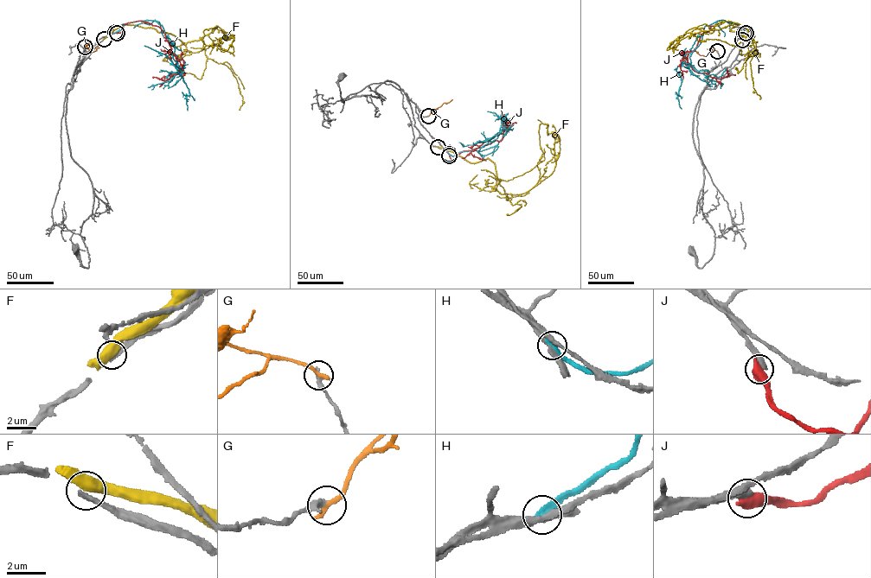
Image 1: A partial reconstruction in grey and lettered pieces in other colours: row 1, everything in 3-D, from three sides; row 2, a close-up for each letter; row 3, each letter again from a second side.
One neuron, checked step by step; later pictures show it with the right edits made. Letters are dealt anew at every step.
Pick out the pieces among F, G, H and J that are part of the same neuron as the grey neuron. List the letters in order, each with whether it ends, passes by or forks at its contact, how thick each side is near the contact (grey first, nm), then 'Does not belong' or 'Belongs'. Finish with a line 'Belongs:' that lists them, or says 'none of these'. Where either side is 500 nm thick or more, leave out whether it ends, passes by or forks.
F: Thickness 360 nm (grey) against 500 nm. Does not belong
G: It ends there. Thickness 380 nm (grey) against 320 nm. Does not belong
H: It ends there. Thickness 260 nm (grey) against 300 nm. Does not belong
J: Thickness 440 nm (grey) against 700 nm. Does not belong
Belongs: none of these

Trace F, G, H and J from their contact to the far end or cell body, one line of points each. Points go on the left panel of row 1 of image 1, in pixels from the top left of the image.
F: (104, 38), (135, 25), (185, 44), (216, 26), (201, 39), (215, 40)
G: (85, 47), (92, 52), (103, 47)
H: (115, 33), (122, 24), (138, 21), (162, 25), (174, 47), (178, 71), (172, 63), (188, 88), (188, 111)
J: (117, 33), (124, 30), (123, 24), (136, 21), (157, 26), (180, 70), (167, 80), (161, 79), (176, 72)

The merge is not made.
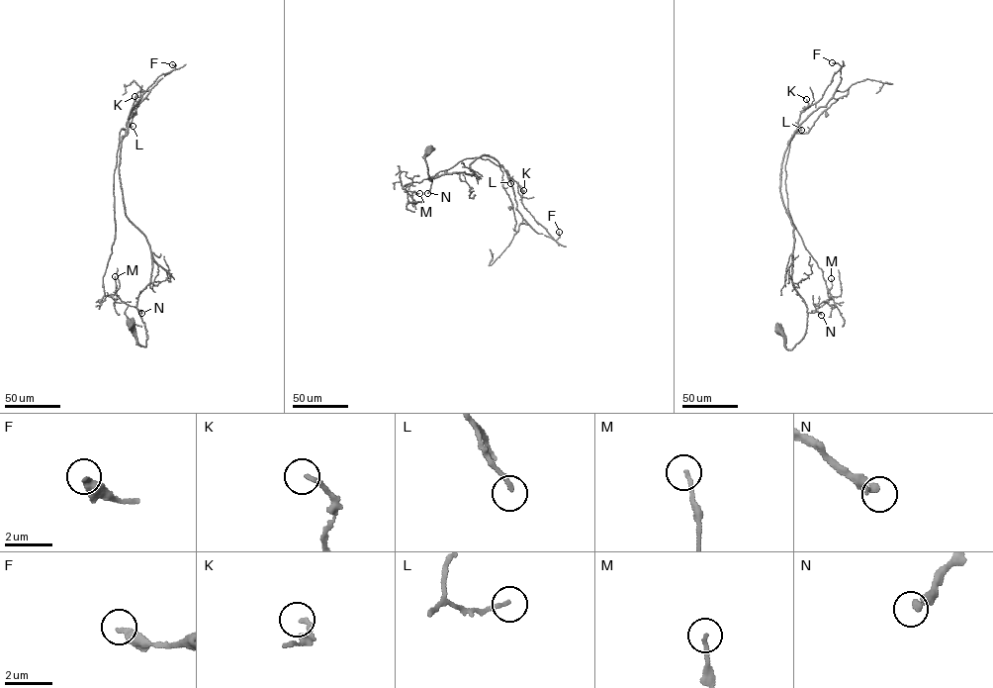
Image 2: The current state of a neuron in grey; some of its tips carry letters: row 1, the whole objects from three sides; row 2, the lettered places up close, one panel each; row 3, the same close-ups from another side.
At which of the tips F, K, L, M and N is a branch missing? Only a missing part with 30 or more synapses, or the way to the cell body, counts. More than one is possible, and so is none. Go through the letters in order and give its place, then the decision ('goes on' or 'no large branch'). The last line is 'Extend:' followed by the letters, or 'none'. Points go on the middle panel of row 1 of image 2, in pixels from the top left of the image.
F: place (559, 232); goes on
K: place (523, 190); no large branch
L: place (510, 183); no large branch
M: place (419, 193); no large branch
N: place (427, 193); no large branch
Extend: F

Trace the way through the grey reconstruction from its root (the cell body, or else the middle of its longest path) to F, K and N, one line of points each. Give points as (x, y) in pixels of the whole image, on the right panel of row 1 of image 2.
F: (778, 330), (791, 349), (807, 316), (793, 285), (781, 162), (800, 113), (841, 68), (832, 62)
K: (778, 330), (791, 349), (807, 325), (806, 304), (793, 285), (794, 228), (780, 188), (783, 154), (806, 99)
N: (778, 330), (785, 347), (791, 349), (805, 333), (806, 312), (821, 315)

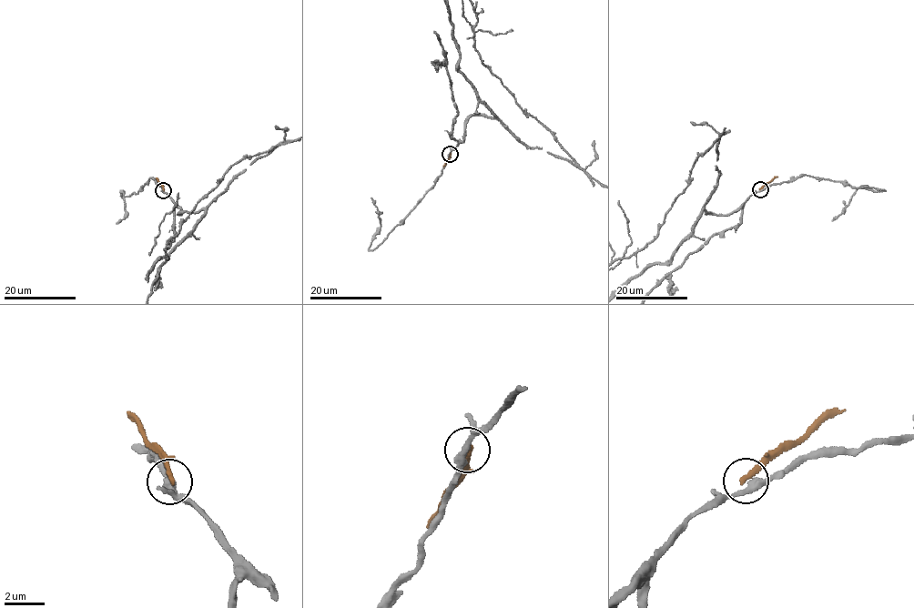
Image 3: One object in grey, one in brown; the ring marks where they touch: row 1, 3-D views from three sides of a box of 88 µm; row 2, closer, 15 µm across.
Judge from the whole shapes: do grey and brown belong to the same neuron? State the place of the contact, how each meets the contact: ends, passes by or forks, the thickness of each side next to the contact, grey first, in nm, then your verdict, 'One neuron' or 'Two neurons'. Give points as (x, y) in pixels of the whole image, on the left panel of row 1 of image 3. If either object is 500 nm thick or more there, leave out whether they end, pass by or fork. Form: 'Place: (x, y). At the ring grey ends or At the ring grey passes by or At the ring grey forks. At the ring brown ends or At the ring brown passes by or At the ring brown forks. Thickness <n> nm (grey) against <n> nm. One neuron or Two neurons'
Place: (163, 190). At the ring grey passes by. At the ring brown ends. Thickness 340 nm (grey) against 240 nm. Two neurons

